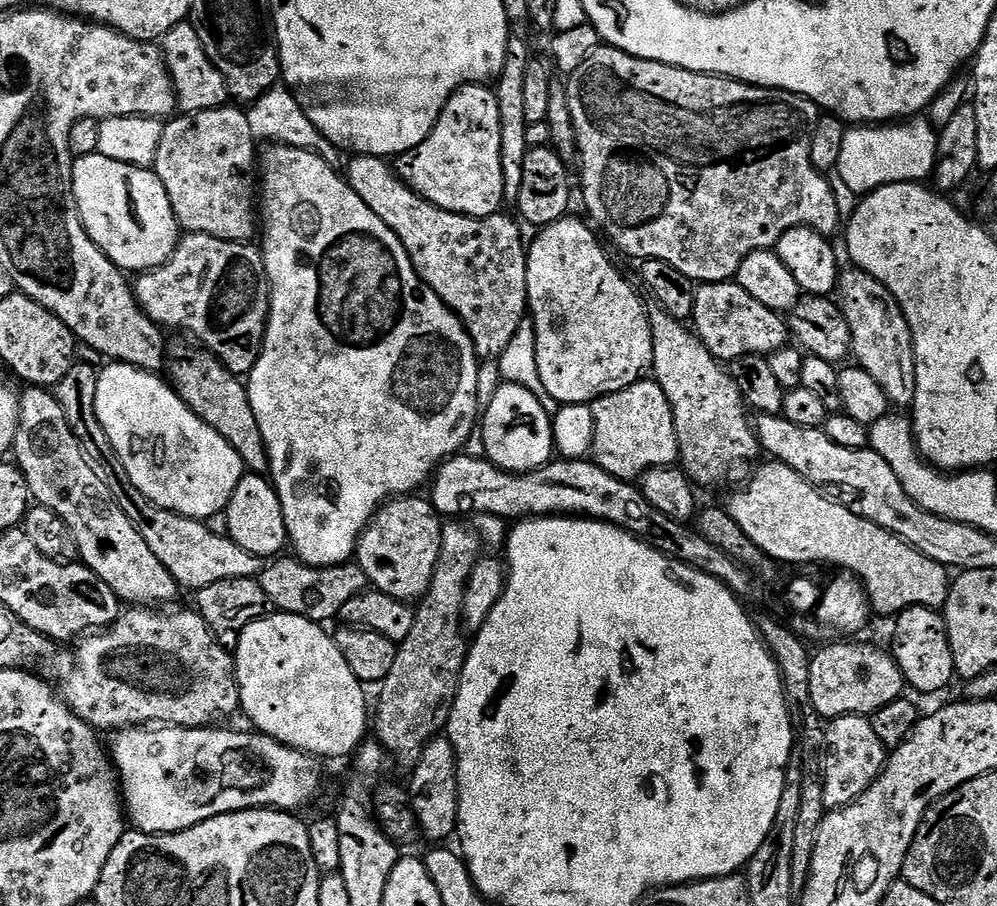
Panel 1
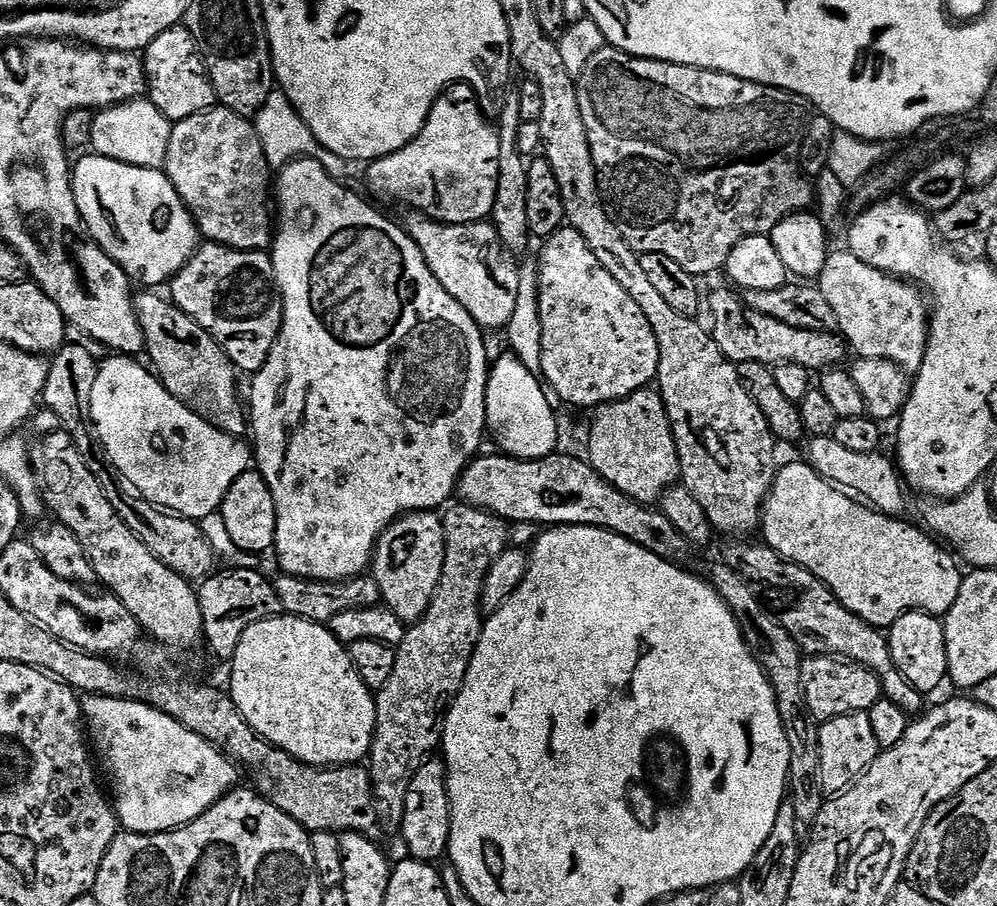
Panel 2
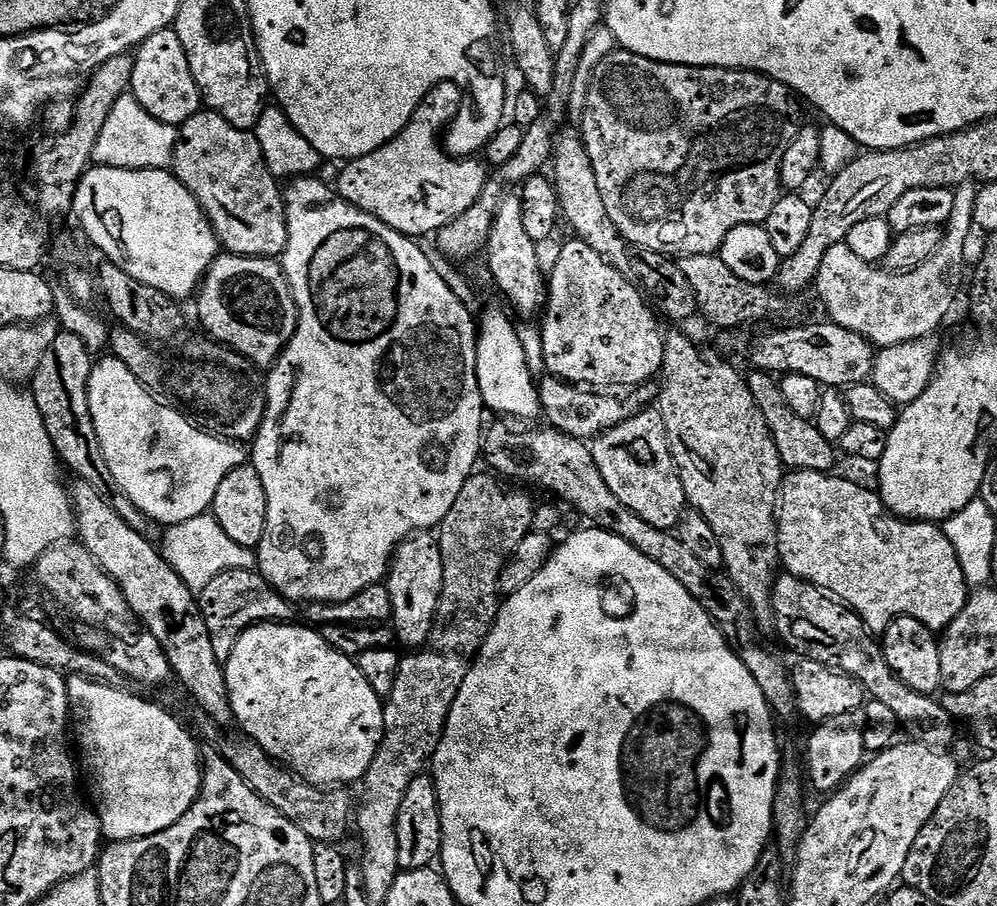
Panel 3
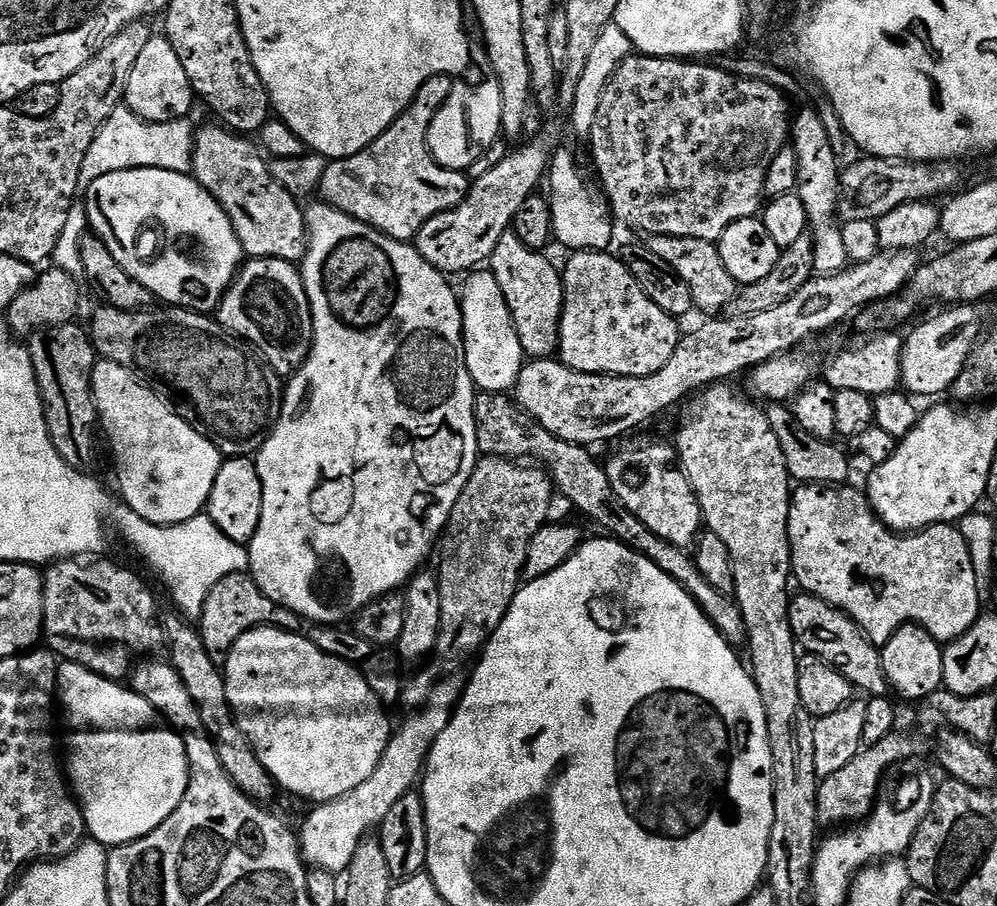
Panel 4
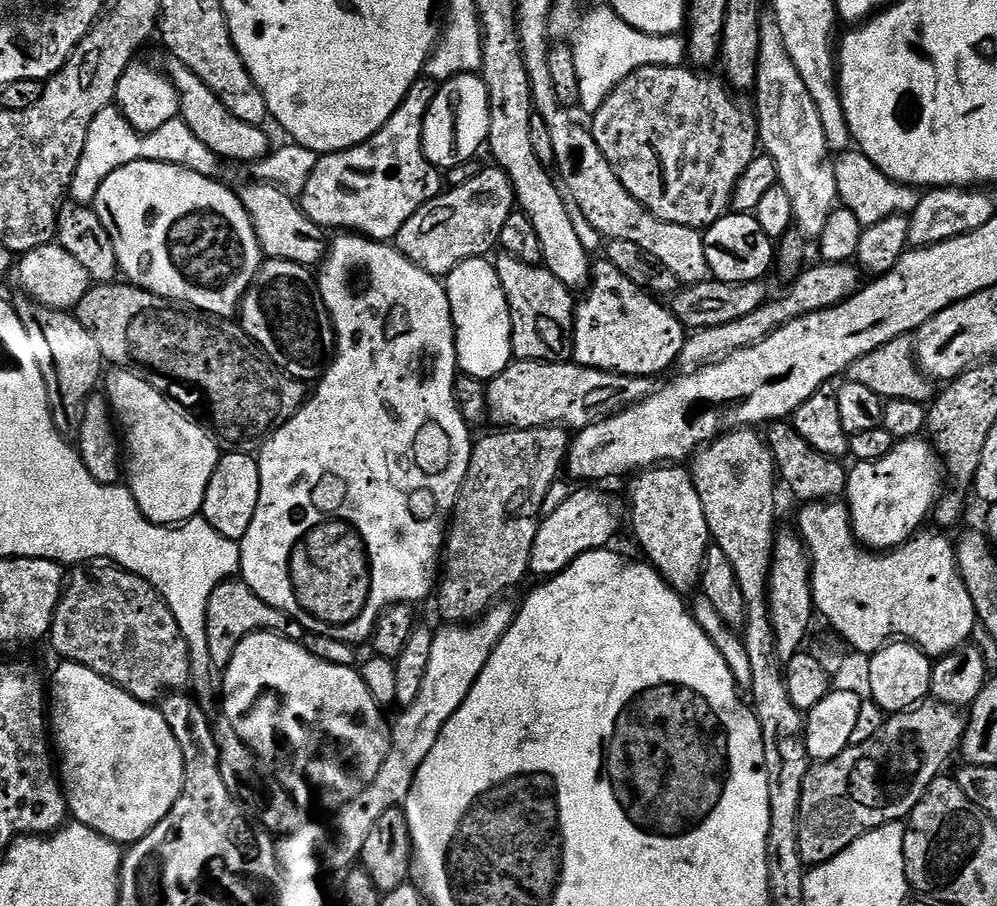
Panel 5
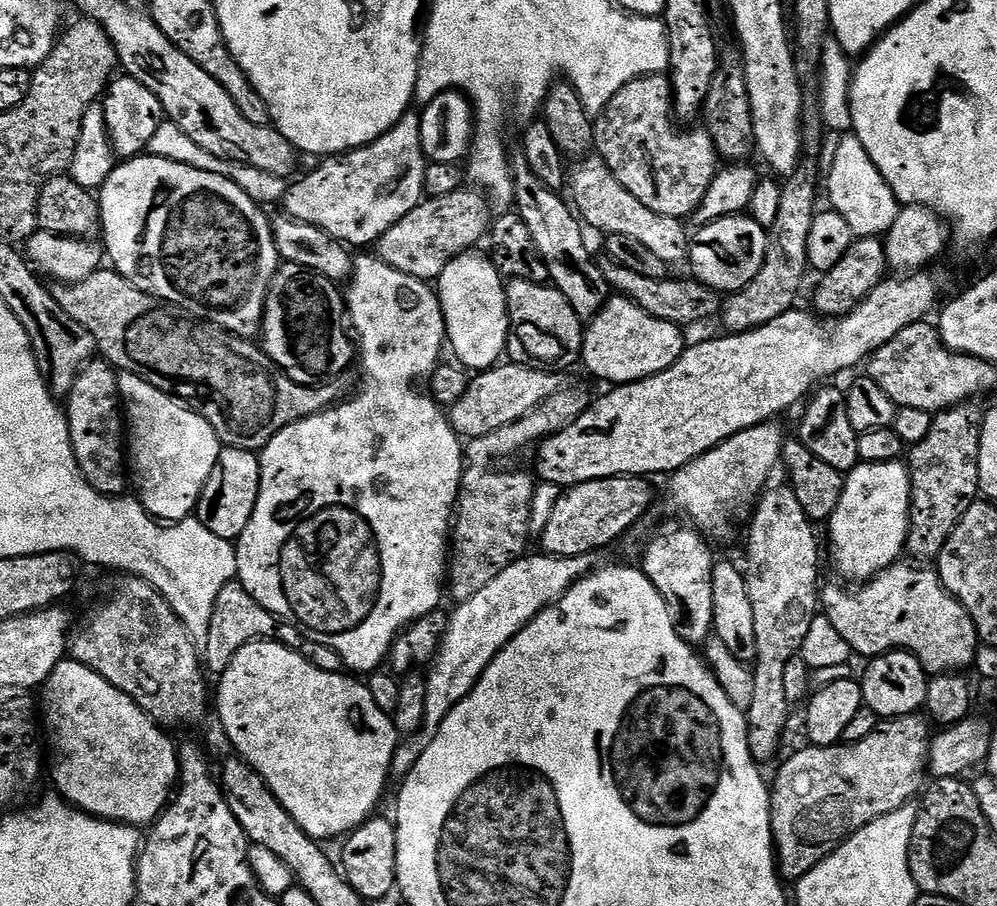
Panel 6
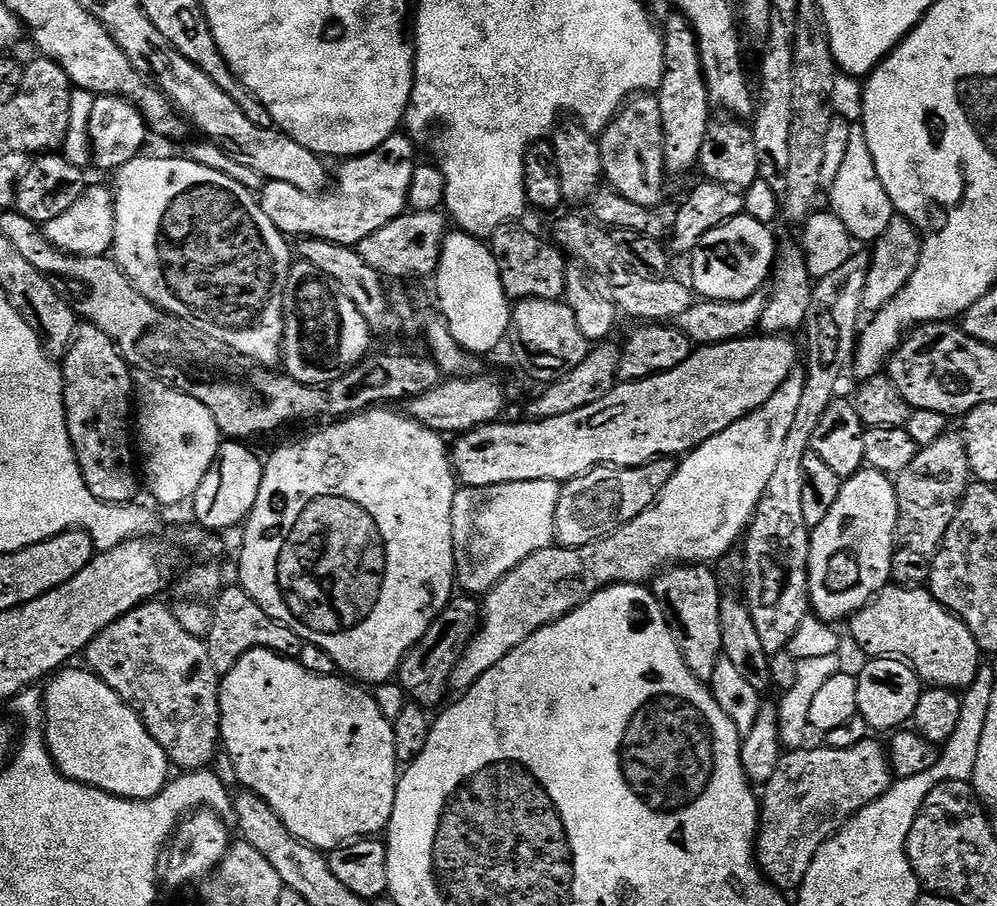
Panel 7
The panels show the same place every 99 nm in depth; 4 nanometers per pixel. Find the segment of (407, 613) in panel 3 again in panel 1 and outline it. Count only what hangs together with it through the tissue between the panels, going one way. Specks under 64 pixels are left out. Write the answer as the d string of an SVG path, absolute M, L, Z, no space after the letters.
M409 494L393 498L380 505L376 515L364 528L360 541L356 543L355 563L366 570L369 585L382 594L390 594L390 598L398 598L409 602L419 601L428 592L430 582L434 578L434 566L440 557L441 517L432 508L431 499L419 500L419 495Z

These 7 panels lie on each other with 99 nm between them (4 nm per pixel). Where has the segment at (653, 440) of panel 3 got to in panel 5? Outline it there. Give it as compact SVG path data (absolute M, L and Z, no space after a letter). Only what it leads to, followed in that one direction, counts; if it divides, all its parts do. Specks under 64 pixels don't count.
M657 466L633 475L631 480L628 496L632 499L632 532L641 550L648 555L647 563L675 592L695 593L713 539L691 471L684 466Z

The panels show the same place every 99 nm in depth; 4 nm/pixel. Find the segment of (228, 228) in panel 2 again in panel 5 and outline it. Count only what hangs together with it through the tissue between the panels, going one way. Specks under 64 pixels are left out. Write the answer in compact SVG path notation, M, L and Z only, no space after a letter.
M248 182L238 192L246 214L250 214L250 222L256 231L261 253L270 260L285 260L301 264L303 268L315 269L328 255L330 243L325 229L319 228L302 211L293 197L287 196L281 188L274 184Z

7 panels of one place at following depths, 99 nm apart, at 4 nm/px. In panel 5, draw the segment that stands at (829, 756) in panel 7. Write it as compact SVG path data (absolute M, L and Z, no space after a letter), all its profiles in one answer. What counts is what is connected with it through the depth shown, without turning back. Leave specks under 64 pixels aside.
M927 699L907 712L897 712L885 719L882 730L870 742L852 744L838 758L811 765L802 782L802 802L798 814L798 850L805 865L825 864L846 850L863 832L873 832L883 824L907 821L922 794L945 771L944 763L957 755L964 738L966 716L963 711L941 700Z

